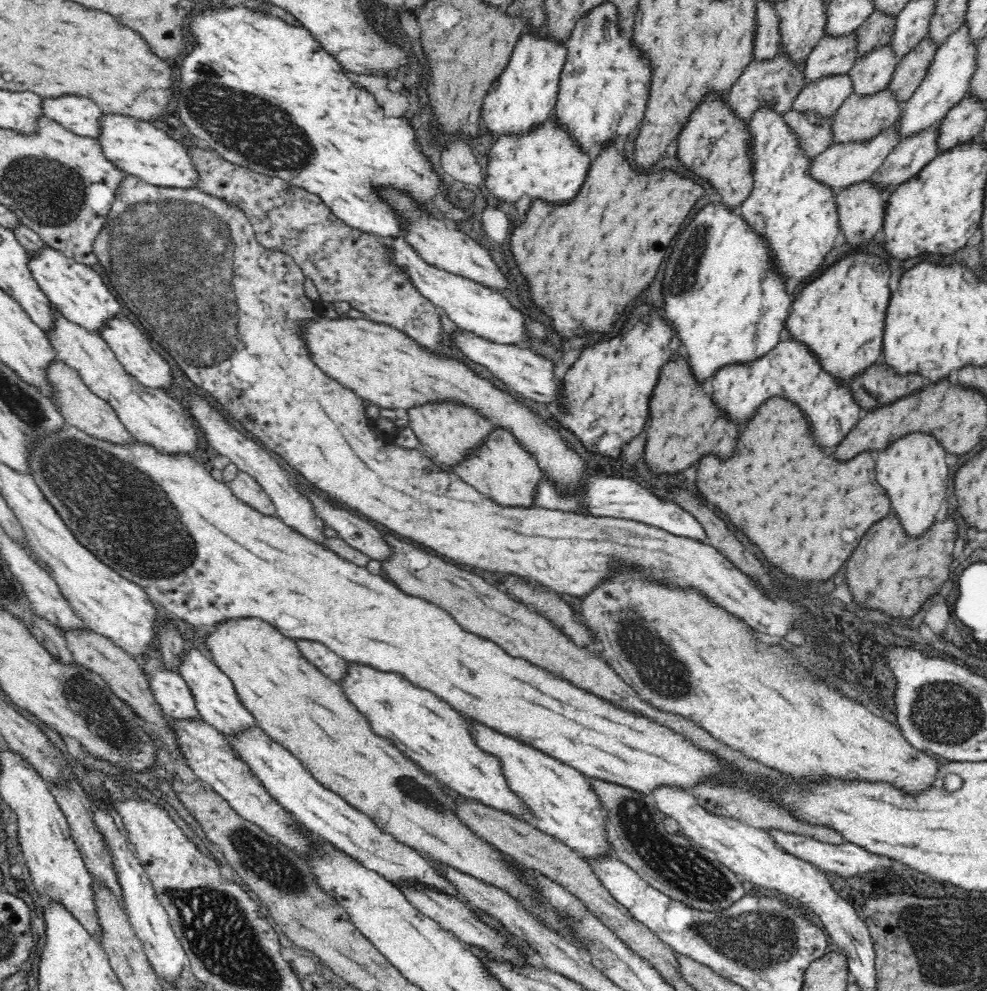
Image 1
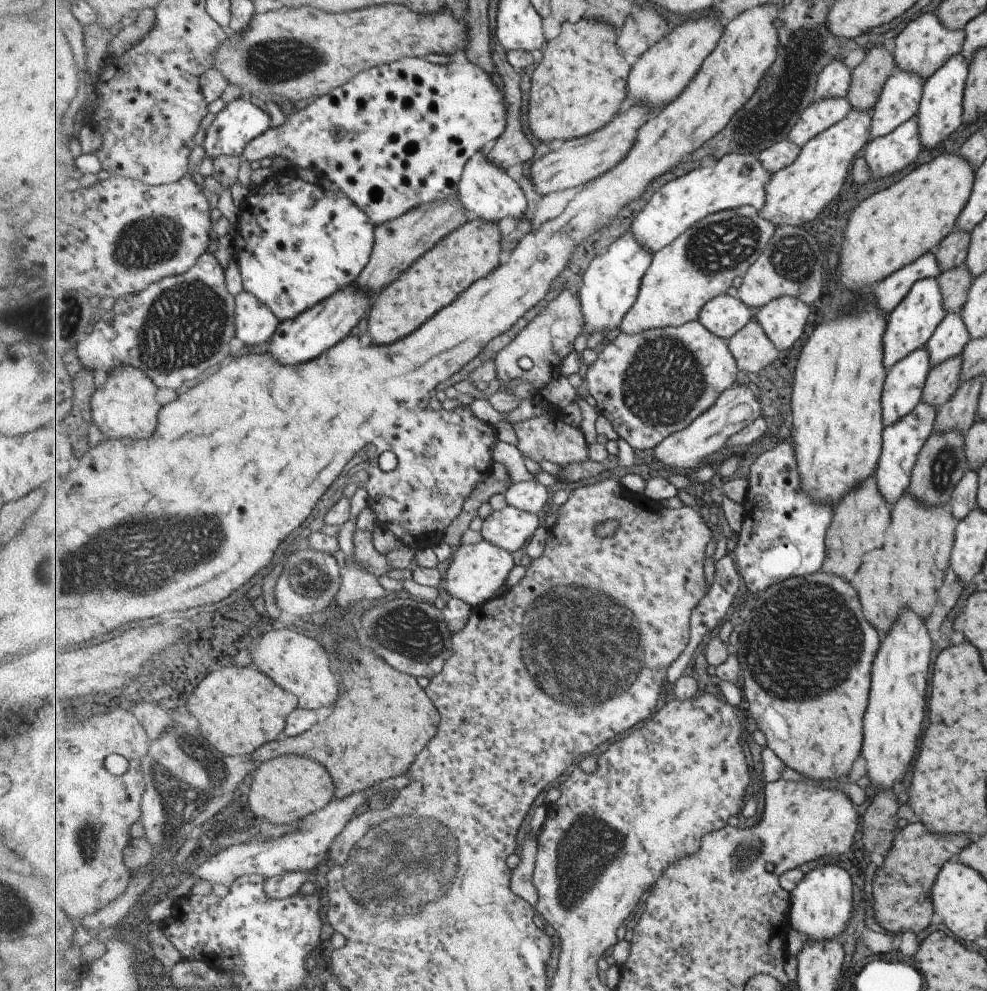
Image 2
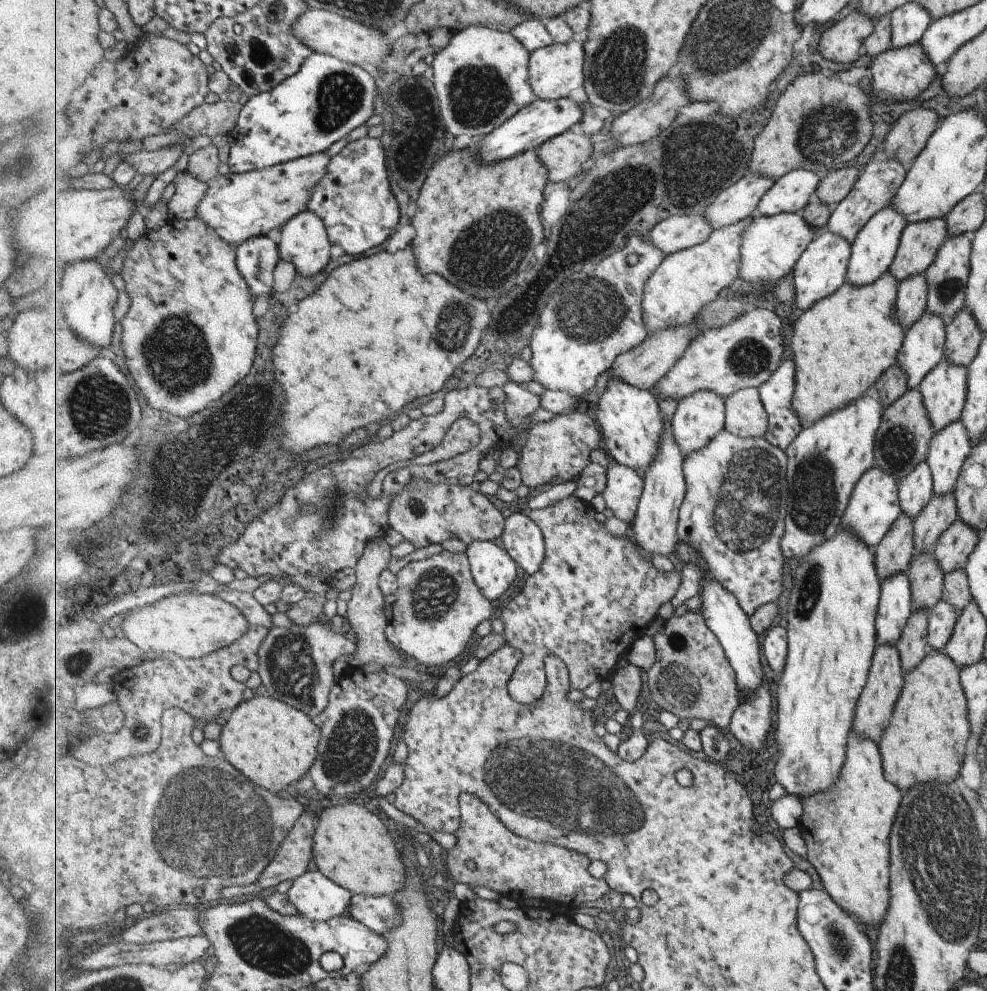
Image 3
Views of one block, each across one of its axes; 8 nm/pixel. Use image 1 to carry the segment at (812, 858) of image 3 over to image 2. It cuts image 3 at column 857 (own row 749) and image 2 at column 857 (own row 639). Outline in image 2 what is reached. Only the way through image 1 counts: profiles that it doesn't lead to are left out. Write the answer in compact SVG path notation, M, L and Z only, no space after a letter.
M820 570L773 584L773 588L753 594L753 598L755 606L751 618L743 624L736 646L740 684L750 717L766 736L767 746L787 768L813 781L847 778L853 770L851 764L859 756L869 666L877 654L881 636L863 618L857 592L843 578L823 574Z

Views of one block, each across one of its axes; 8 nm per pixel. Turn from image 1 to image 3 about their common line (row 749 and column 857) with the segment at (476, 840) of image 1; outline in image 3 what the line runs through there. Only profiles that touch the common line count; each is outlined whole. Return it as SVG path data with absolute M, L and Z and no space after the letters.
M887 271L881 274L881 276L878 276L875 283L868 284L867 287L857 288L857 286L851 286L851 284L843 283L843 286L841 286L841 288L837 288L832 295L821 299L819 301L821 304L817 302L815 304L815 308L810 308L808 311L805 311L804 313L801 312L798 316L796 316L791 345L792 353L794 354L793 360L796 364L796 390L793 398L793 410L799 414L803 428L813 426L817 420L823 420L825 416L829 416L829 412L833 412L833 410L841 410L841 408L845 408L849 402L860 399L861 396L872 391L877 382L877 378L882 376L883 372L895 363L895 356L897 356L897 352L899 352L899 349L901 348L904 335L904 330L901 326L899 326L897 316L895 316L897 285L897 280L893 280L893 276L891 276L891 274Z

